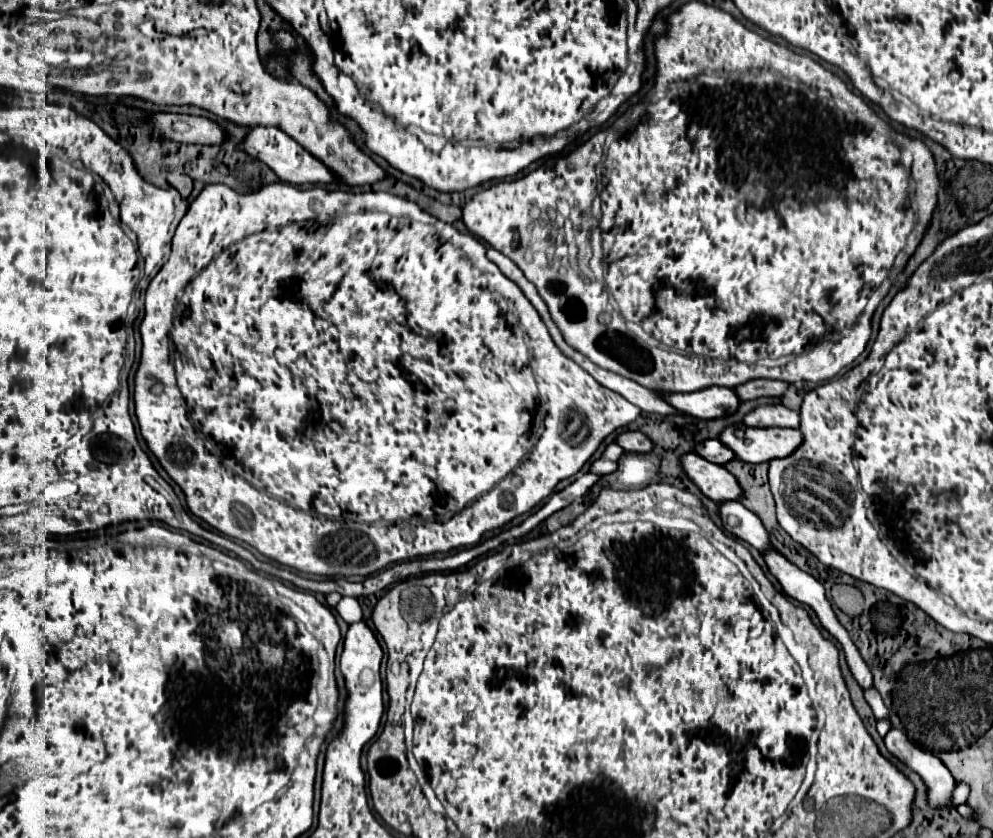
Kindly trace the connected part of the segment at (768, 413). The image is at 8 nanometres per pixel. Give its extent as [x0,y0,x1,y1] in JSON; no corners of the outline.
[743,404,799,428]

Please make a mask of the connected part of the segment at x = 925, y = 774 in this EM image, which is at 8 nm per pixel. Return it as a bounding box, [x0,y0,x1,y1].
[885,730,955,808]

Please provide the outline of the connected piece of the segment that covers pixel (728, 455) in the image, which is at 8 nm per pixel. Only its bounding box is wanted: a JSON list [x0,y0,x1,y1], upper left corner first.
[697,440,735,466]

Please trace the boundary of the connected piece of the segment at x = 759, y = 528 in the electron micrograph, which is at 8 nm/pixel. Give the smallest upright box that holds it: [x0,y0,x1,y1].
[719,502,773,554]

